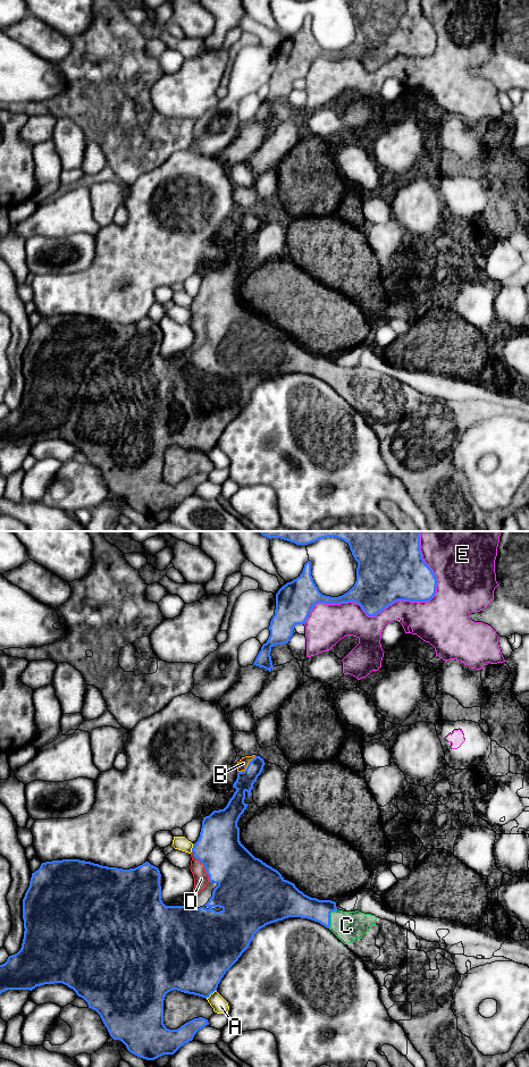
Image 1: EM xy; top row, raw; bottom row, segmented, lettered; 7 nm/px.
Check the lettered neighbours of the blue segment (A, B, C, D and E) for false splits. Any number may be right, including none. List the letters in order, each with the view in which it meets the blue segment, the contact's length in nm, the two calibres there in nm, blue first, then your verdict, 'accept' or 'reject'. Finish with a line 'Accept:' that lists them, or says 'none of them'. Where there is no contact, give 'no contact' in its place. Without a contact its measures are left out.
A: xy | 100 nm | 440/110 nm | reject
B: xy | 170 nm | 130/70 nm | accept
C: xy | 150 nm | 180/200 nm | accept
D: xy | 260 nm | 320/110 nm | accept
E: xy | 1000 nm | 360/240 nm | reject
Accept: B, C, D

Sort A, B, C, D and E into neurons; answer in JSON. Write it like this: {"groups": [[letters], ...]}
{"groups": [["A"], ["B", "C", "D"], ["E"]]}

